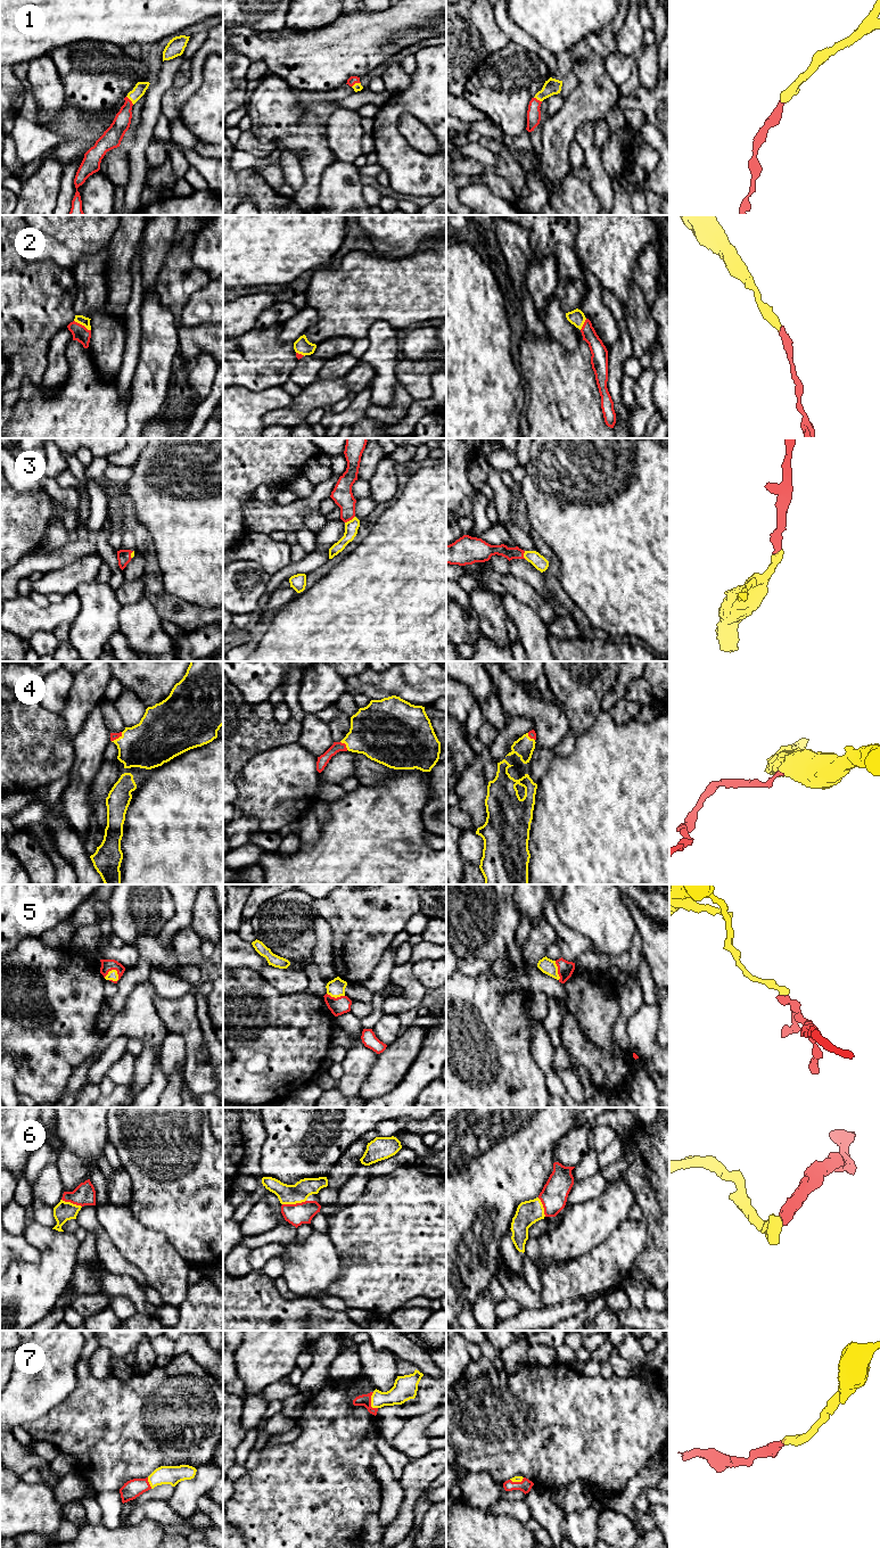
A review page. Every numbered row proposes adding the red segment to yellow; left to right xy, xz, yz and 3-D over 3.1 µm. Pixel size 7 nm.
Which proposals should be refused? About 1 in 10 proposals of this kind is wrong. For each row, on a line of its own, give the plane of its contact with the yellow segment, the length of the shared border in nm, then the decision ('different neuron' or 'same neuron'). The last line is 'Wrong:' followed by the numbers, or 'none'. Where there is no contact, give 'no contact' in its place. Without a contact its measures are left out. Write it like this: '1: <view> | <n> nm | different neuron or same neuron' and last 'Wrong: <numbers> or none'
1: xy | 80 nm | same neuron
2: xy | 140 nm | same neuron
3: xz | 90 nm | same neuron
4: xz | 80 nm | same neuron
5: xy | 110 nm | same neuron
6: xz | 170 nm | same neuron
7: xz | 120 nm | same neuron
Wrong: none

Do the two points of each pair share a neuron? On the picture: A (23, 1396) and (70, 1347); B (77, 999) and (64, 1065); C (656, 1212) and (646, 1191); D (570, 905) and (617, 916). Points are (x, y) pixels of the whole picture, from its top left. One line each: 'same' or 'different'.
A: same
B: same
C: same
D: same

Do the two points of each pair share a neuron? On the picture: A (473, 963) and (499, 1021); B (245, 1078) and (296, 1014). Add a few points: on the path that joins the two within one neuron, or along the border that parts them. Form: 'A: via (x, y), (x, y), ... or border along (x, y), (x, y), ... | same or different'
A: border along (458, 968), (463, 973), (471, 976), (486, 971) | different
B: via (261, 1062), (292, 1030) | same

